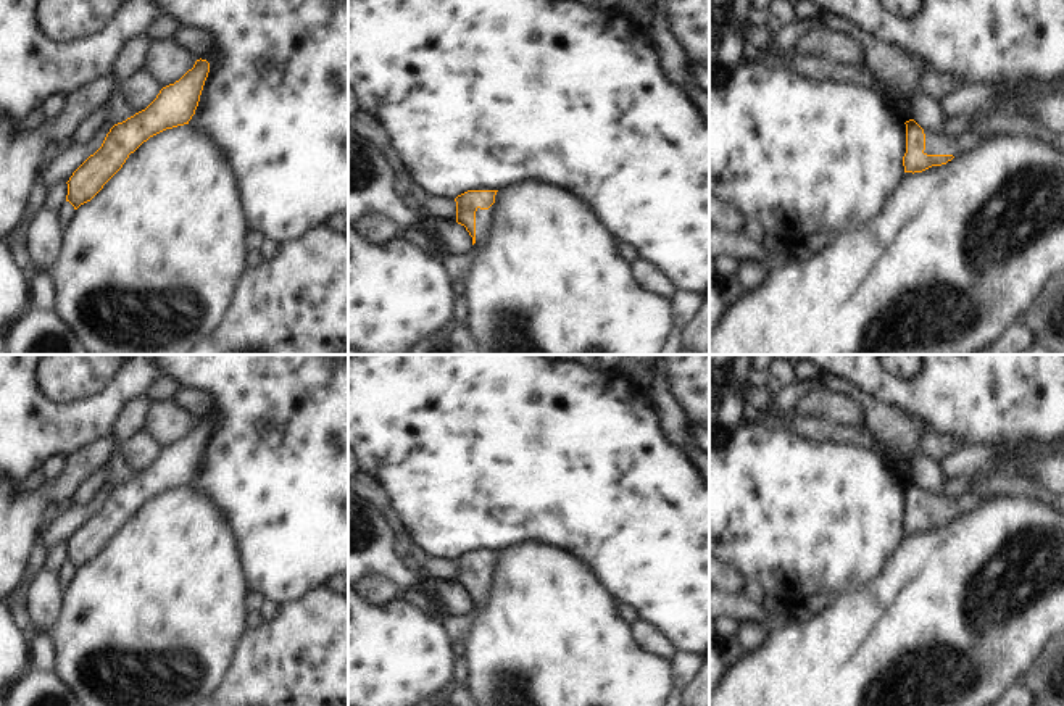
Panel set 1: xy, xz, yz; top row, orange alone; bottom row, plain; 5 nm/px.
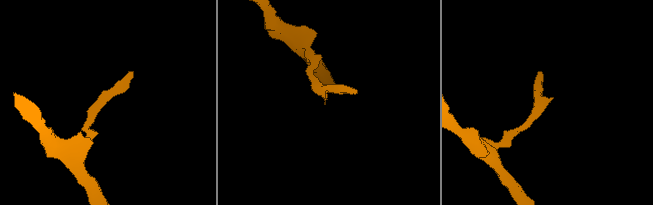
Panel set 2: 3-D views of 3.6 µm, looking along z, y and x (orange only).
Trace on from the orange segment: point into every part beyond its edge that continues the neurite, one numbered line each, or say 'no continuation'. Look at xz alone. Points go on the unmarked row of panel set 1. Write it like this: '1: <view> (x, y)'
1: xz (458, 626)

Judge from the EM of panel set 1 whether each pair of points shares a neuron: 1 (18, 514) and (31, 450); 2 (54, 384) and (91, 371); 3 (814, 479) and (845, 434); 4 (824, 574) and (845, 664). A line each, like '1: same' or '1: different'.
1: different
2: same
3: different
4: different

